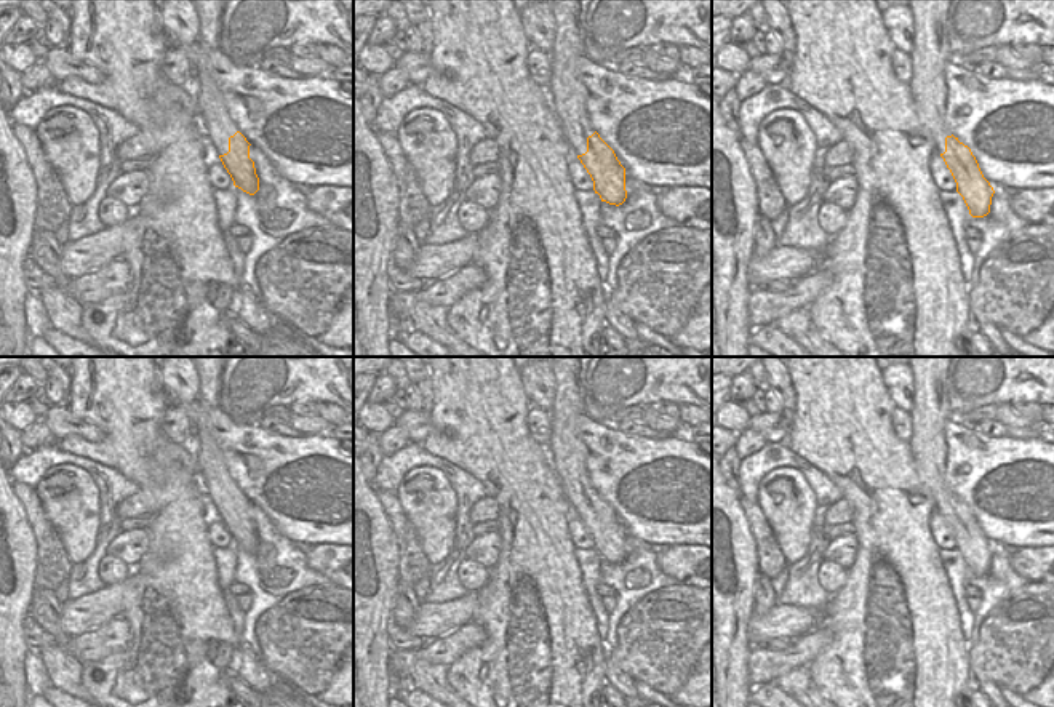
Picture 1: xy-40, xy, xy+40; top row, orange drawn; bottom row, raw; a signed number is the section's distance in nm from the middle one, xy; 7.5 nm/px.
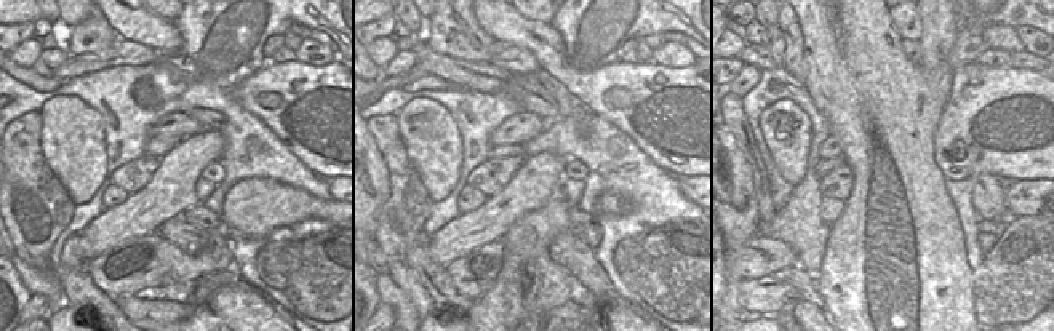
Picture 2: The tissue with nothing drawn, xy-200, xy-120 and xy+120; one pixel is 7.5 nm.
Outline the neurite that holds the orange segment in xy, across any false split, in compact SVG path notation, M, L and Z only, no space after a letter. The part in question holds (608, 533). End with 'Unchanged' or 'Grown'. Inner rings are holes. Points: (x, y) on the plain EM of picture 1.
M550 357L557 382L550 413L549 453L563 493L593 539L601 560L622 563L627 557L625 526L587 477L587 446L574 417L582 409L585 373L592 357Z. Grown.

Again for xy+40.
M912 357L913 373L912 437L907 441L923 485L931 491L934 510L950 528L956 550L972 576L990 571L995 552L984 536L971 507L955 496L945 483L945 422L952 417L947 401L947 368L952 357Z. Grown.

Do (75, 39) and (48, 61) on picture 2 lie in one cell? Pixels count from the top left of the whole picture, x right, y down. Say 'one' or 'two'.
two

